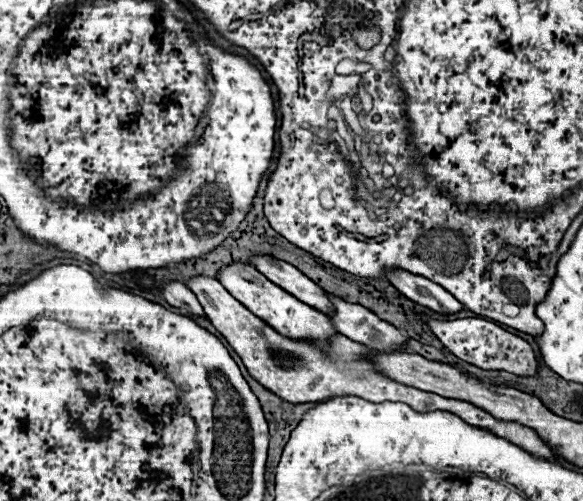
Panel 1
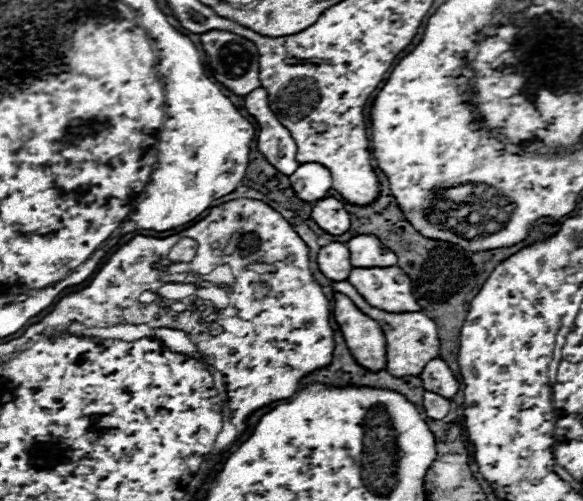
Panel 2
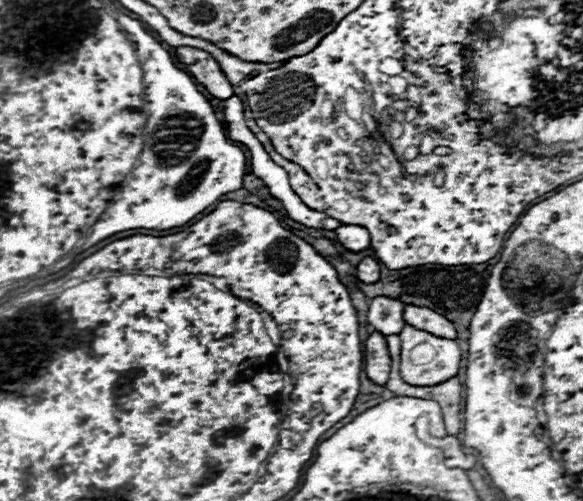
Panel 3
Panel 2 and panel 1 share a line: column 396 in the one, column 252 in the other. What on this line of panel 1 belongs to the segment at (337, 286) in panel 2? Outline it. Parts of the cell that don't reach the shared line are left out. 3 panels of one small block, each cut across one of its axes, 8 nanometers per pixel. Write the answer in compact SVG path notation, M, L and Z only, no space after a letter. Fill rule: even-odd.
M196 276L194 280L188 282L188 288L198 296L200 304L204 306L204 312L208 320L214 324L214 328L228 340L228 344L234 348L234 352L242 358L246 370L250 376L254 376L264 388L270 388L276 396L282 396L282 400L290 400L292 404L304 404L306 400L320 402L324 398L334 398L334 396L358 396L368 402L406 402L410 404L416 412L432 412L432 410L446 410L462 420L466 420L472 426L486 428L494 432L500 438L510 440L512 444L518 444L520 448L526 448L530 454L546 460L556 460L552 450L542 444L542 440L526 426L510 424L510 422L500 422L494 416L486 414L484 410L472 406L470 402L462 400L452 400L452 398L442 398L432 392L418 390L414 386L400 384L396 380L390 380L386 374L382 374L376 364L370 360L374 350L362 348L362 344L346 338L346 336L336 336L332 340L332 352L324 354L318 346L310 342L296 342L290 338L280 336L270 328L266 322L258 320L246 306L242 306L226 288L212 278L206 276ZM278 352L286 352L288 360L278 360Z

